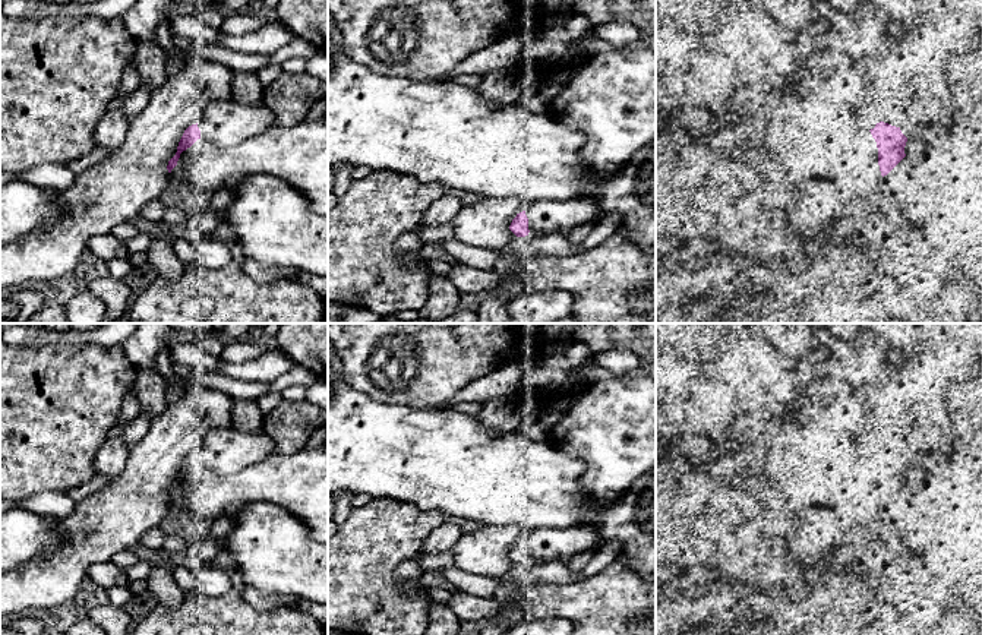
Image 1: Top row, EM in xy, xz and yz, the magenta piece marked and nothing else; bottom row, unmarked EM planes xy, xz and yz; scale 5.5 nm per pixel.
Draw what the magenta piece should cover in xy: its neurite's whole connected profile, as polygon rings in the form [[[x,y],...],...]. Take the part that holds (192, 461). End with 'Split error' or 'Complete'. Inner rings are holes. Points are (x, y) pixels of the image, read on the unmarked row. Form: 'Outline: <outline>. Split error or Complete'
Outline: [[[236,427],[214,429],[205,436],[199,449],[184,458],[177,480],[168,489],[167,497],[171,500],[177,493],[180,481],[200,465],[222,477],[230,477],[265,459],[272,452],[274,442],[263,427],[255,433],[241,432]]]. Split error

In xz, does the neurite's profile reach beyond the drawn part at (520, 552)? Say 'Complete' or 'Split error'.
Split error

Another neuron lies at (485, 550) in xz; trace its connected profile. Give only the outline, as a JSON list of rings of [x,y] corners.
[[[483,527],[464,533],[452,547],[455,566],[471,575],[501,578],[517,563],[509,557],[525,531],[520,527]]]

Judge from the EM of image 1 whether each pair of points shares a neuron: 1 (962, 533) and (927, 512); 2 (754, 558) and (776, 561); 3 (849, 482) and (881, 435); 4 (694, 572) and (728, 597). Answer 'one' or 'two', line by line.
1: one
2: two
3: two
4: two

